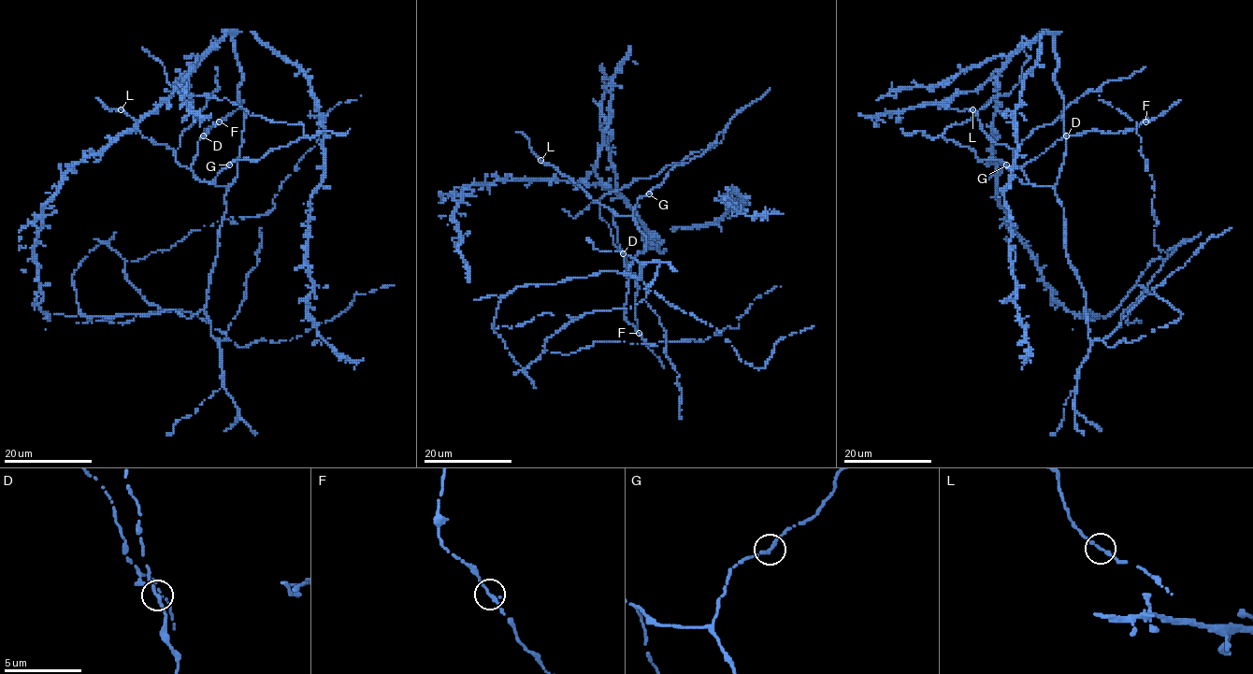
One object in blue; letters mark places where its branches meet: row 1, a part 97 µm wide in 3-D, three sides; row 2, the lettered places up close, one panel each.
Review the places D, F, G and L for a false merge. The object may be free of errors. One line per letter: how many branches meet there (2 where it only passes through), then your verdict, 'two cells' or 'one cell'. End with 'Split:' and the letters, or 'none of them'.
D: 2 | one cell
F: 2 | one cell
G: 2 | one cell
L: 2 | one cell
Split: none of them

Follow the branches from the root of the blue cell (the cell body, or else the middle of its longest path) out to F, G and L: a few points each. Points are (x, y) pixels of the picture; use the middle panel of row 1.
F: (631, 264), (638, 251), (645, 250), (645, 235), (630, 215), (612, 209), (627, 271), (625, 319), (639, 333)
G: (631, 264), (638, 251), (645, 250), (645, 235), (632, 216), (633, 207), (640, 197), (649, 193)
L: (631, 264), (638, 251), (645, 250), (645, 235), (635, 220), (594, 201), (573, 179), (540, 160)

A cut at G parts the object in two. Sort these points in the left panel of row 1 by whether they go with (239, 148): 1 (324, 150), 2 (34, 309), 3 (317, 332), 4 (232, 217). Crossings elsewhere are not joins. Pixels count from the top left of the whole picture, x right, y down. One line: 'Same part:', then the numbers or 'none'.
Same part: 1, 2, 3

